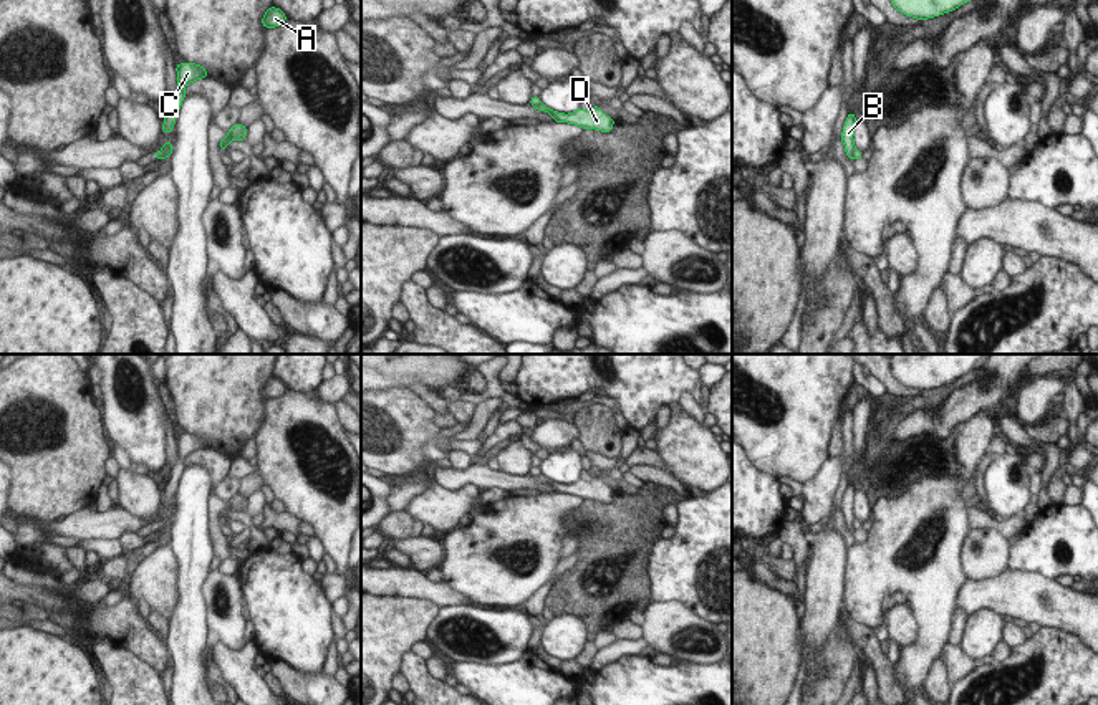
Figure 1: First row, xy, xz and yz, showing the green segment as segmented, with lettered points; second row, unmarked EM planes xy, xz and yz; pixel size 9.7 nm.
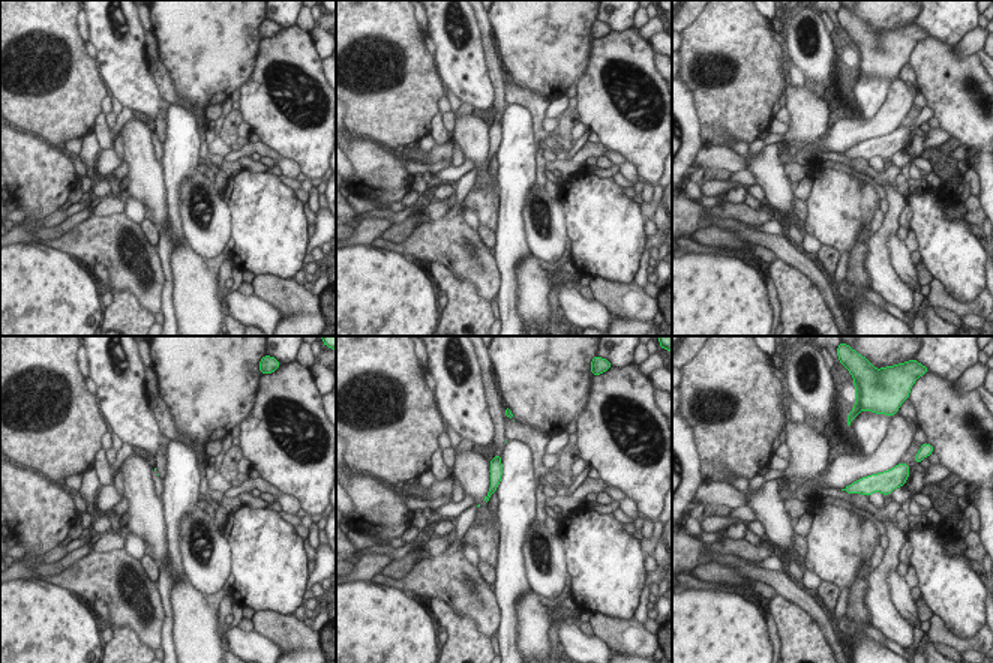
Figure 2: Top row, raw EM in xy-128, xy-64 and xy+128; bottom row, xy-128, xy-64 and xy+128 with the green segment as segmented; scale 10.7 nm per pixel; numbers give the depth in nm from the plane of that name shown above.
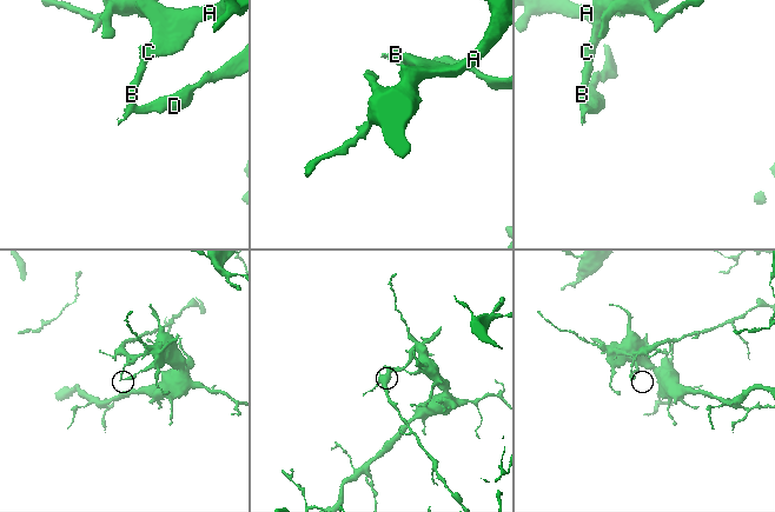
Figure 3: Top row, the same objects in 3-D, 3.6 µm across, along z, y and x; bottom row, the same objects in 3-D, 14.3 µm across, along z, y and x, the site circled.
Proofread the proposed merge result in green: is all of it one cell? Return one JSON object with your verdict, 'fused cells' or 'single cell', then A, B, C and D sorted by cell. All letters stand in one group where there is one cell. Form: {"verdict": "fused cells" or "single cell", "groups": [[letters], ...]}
{"verdict": "fused cells", "groups": [["A", "B", "C"], ["D"]]}

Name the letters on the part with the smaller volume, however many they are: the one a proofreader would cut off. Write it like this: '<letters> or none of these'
A, B, C

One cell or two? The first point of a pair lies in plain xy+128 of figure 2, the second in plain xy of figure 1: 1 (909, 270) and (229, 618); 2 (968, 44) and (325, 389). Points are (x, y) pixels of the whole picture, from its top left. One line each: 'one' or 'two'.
1: one
2: one

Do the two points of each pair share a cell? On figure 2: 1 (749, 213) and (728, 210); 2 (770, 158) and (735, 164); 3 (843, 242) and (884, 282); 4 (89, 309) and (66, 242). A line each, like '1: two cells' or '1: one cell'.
1: one cell
2: two cells
3: two cells
4: two cells

